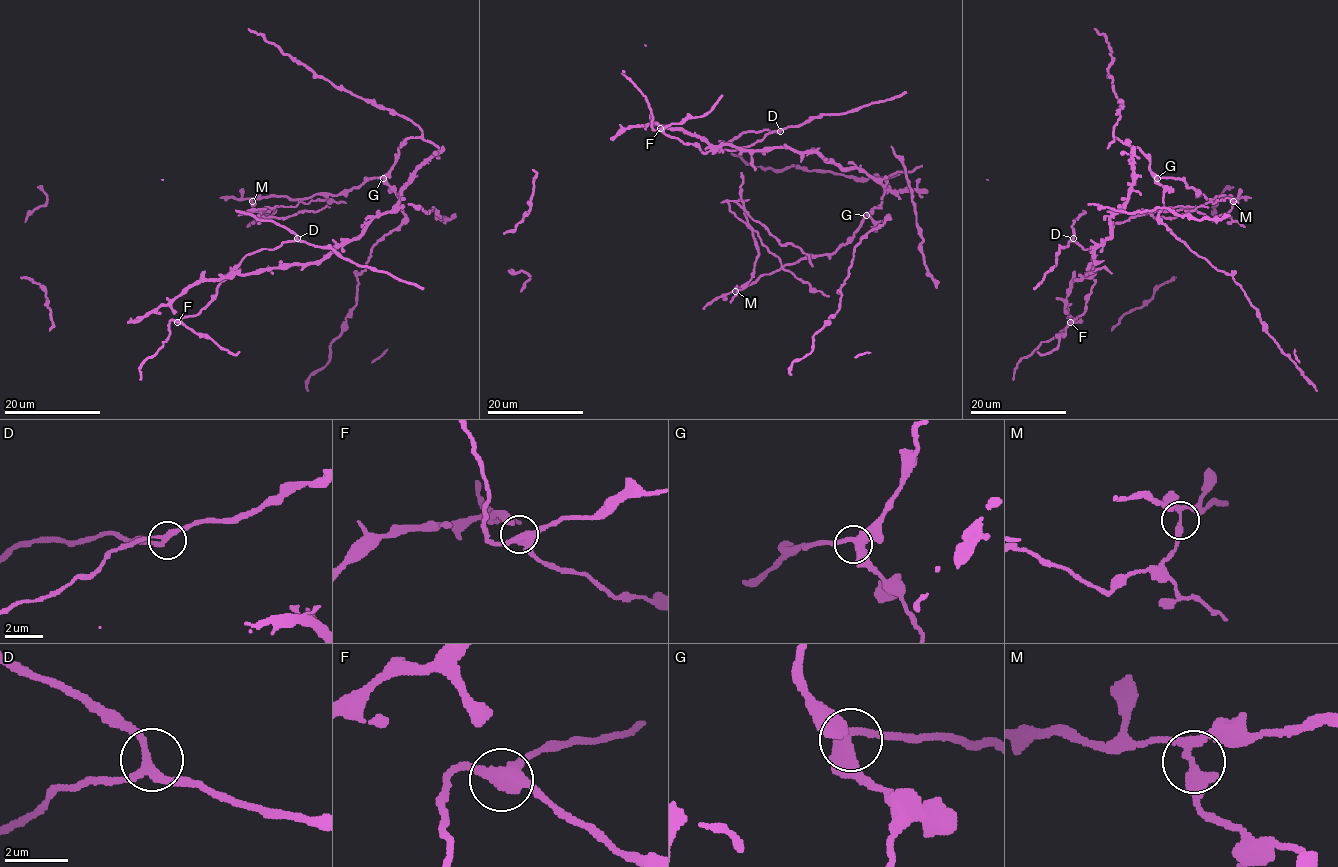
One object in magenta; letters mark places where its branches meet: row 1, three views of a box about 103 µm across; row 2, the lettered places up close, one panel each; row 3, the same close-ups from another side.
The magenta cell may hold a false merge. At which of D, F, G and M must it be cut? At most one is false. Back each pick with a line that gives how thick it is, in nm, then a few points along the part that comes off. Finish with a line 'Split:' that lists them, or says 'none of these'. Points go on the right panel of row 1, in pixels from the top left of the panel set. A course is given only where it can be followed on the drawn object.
M: 260 nm thick; foreign part runs (1233, 202), (1230, 209), (1214, 219), (1193, 209), (1150, 213), (1155, 217), (1175, 217), (1186, 210), (1208, 207)
Split: M

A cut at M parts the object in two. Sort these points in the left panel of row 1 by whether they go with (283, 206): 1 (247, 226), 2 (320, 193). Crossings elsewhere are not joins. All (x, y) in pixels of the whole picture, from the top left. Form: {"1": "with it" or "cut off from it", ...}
{"1": "with it", "2": "cut off from it"}

